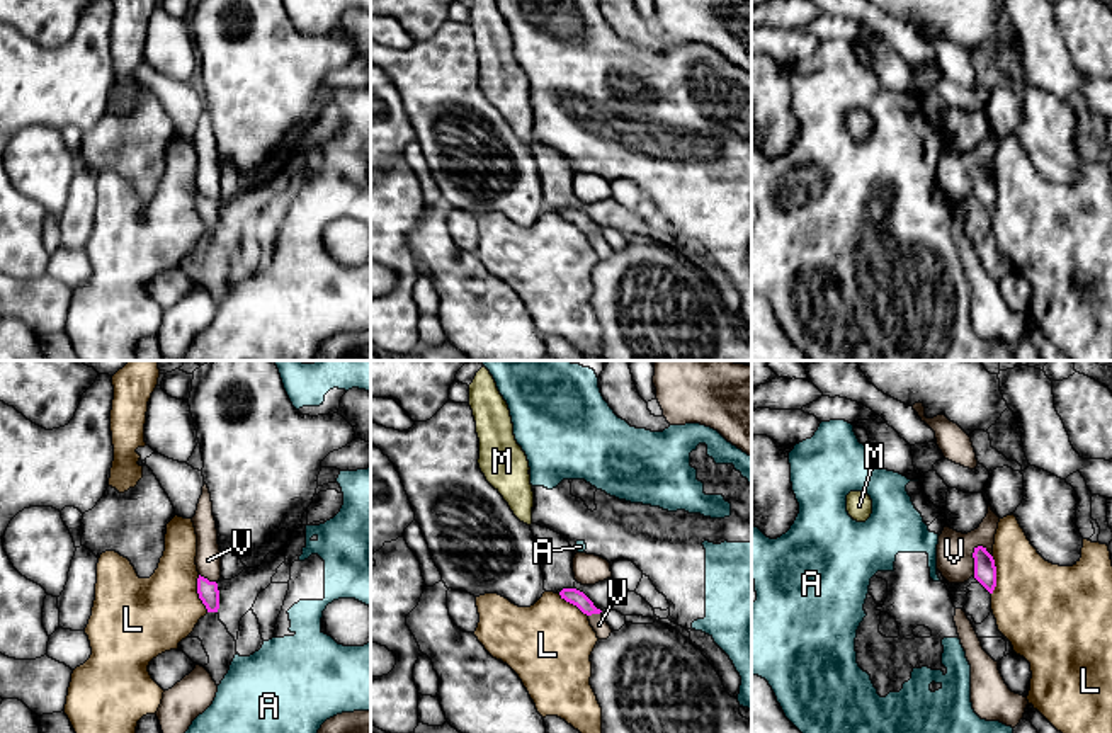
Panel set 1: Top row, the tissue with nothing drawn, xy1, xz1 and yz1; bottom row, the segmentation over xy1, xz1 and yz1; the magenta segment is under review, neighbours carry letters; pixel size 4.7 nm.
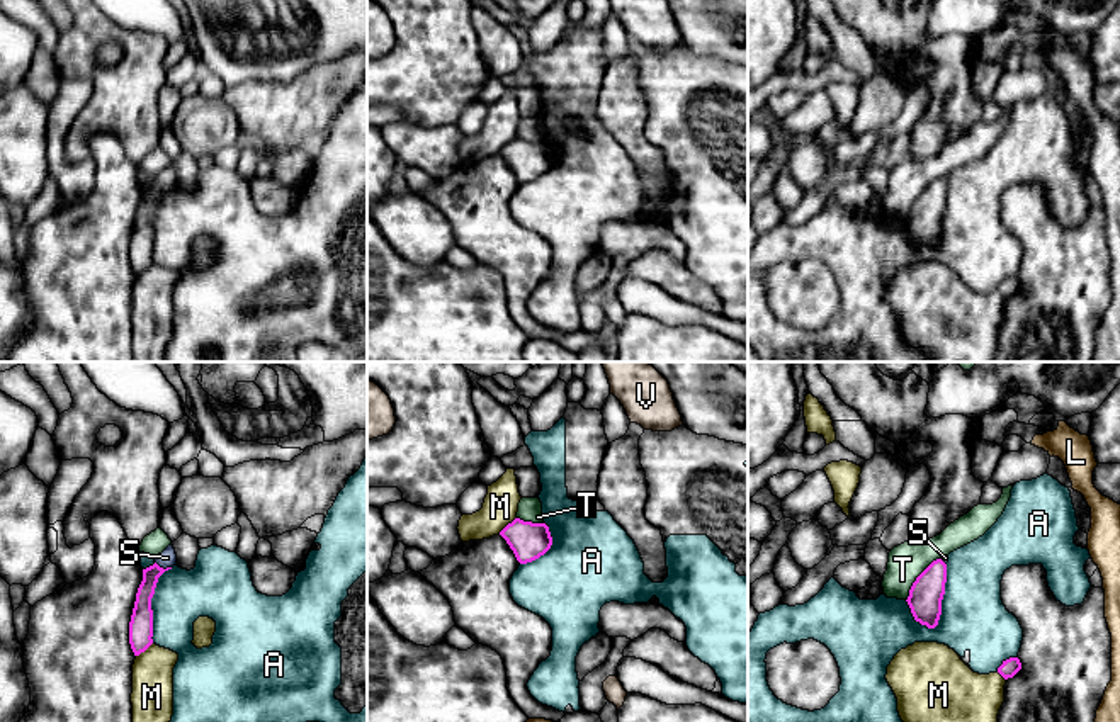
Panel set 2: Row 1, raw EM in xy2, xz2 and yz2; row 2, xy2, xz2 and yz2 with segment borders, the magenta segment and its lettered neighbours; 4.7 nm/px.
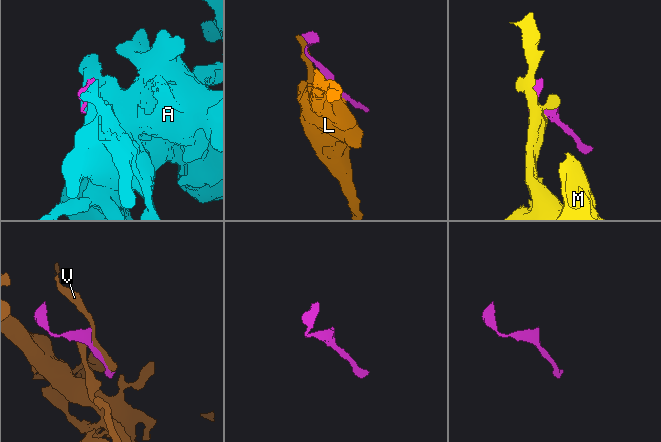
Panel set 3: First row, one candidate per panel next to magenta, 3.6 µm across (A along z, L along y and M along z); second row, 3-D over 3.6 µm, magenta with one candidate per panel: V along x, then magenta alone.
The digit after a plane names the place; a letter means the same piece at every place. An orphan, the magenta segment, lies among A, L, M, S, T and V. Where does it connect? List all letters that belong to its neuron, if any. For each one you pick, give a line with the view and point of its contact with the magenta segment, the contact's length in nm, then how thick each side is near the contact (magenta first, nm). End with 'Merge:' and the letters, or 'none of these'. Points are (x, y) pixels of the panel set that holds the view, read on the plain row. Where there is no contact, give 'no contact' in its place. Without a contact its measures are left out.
S: xy2 (162, 187) | 90 nm | 100/80 nm
Merge: S

